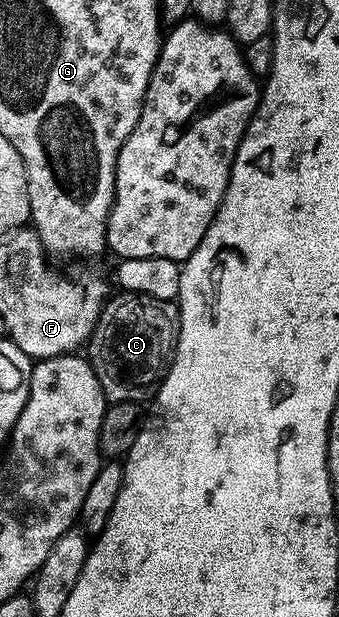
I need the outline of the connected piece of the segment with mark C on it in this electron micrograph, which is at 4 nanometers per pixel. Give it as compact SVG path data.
M120 291L118 295L108 299L95 323L89 341L89 359L111 404L150 401L171 369L171 357L175 355L175 343L179 340L179 305L175 300L158 300L132 292Z

